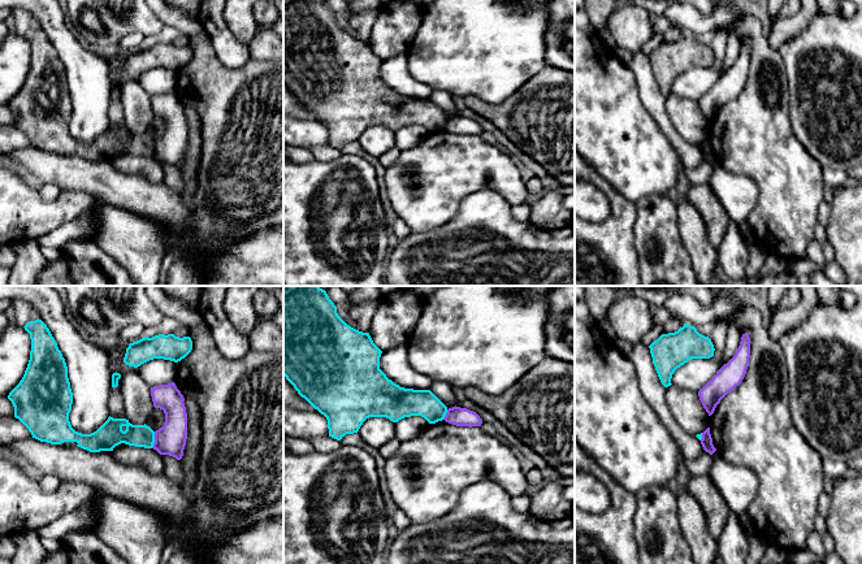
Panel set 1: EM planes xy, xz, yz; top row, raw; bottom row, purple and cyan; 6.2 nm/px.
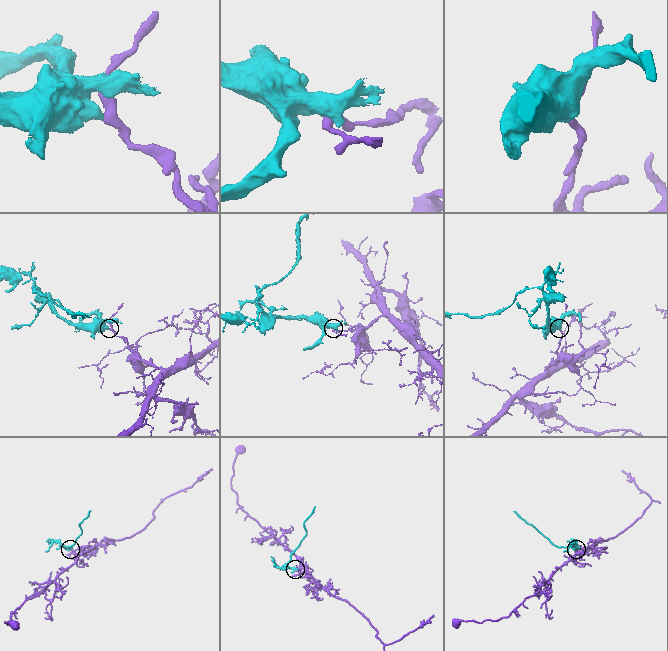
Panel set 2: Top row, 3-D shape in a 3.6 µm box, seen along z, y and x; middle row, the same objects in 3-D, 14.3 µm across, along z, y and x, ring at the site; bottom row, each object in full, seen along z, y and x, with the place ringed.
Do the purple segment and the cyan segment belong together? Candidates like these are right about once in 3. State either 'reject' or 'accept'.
reject

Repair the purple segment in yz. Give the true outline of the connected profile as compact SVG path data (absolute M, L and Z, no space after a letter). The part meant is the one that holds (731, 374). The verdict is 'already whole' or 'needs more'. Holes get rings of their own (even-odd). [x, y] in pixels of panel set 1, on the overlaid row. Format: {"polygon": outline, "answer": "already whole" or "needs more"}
{"polygon": "M745 333L733 357L698 391L699 400L711 416L720 400L741 383L750 357L750 338Z", "answer": "already whole"}

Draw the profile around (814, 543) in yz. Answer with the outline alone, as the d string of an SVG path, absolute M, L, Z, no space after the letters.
M815 529L809 534L806 547L810 552L818 556L819 561L823 560L826 555L824 545L822 535Z

